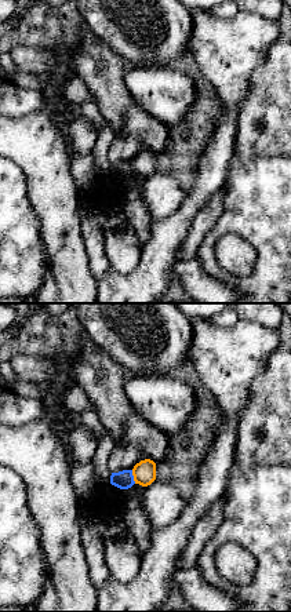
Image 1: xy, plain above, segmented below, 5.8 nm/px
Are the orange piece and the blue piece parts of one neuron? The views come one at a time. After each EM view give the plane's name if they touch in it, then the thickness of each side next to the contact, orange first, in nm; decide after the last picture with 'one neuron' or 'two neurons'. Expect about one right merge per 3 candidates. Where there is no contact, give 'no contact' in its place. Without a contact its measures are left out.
contact in xy; calibres 130 and 110 nm

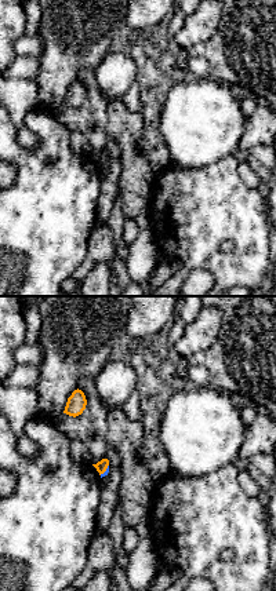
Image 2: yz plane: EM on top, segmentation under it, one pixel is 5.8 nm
contact in yz; calibres 70 and 20 nm

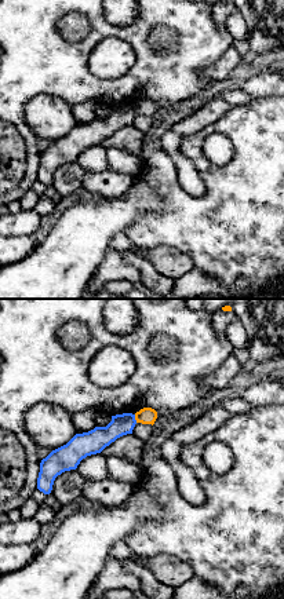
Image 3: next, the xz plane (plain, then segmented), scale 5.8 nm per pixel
contact in xz; calibres 100 and 130 nm

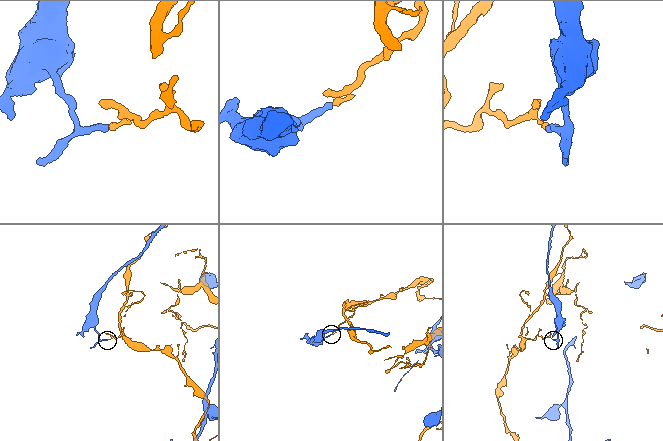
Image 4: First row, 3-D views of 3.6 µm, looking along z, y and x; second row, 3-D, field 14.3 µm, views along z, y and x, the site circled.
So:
two neurons

